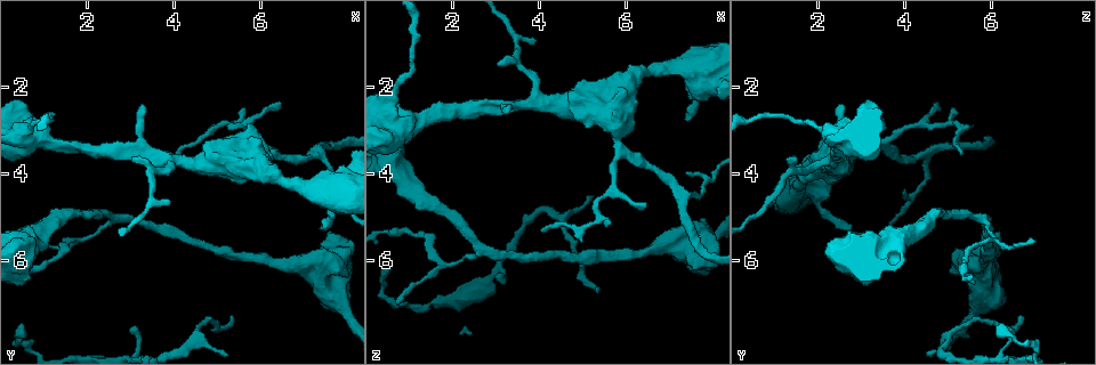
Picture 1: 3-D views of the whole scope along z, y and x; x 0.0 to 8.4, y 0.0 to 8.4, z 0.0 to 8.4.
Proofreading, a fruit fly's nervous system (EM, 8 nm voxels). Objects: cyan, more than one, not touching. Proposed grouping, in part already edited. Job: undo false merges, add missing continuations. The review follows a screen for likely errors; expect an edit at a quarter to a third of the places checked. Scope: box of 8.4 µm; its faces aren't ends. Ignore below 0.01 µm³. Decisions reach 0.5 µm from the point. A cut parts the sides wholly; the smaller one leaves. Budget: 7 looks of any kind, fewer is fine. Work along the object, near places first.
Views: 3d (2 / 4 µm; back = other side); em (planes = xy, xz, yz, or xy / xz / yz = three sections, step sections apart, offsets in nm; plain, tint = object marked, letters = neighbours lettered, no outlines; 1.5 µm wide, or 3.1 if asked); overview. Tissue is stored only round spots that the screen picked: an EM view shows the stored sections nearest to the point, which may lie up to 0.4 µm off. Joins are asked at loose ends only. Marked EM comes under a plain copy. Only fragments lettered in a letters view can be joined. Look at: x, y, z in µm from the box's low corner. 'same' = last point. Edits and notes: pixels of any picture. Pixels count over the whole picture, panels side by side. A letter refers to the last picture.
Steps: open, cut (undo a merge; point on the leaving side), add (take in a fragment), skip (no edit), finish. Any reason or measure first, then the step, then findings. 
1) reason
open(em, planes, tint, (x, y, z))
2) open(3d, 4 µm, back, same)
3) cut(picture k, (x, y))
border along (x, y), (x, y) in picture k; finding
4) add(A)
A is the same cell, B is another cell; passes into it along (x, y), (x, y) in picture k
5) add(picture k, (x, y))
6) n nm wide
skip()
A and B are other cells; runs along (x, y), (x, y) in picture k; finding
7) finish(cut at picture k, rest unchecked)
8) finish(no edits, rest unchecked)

a fork
open(3d, 2 µm, (2.70, 5.00, 5.75))

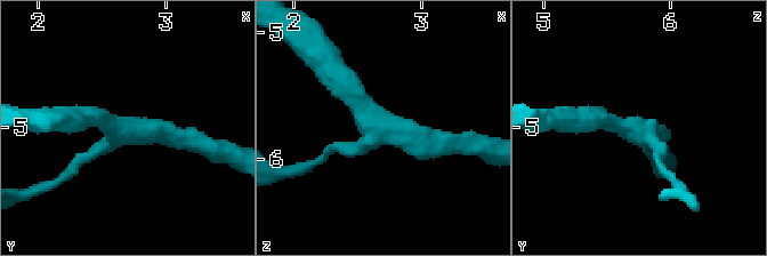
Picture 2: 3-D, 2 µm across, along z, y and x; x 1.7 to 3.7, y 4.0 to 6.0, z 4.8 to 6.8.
open(em, planes, letters, (2.66, 5.02, 5.74))

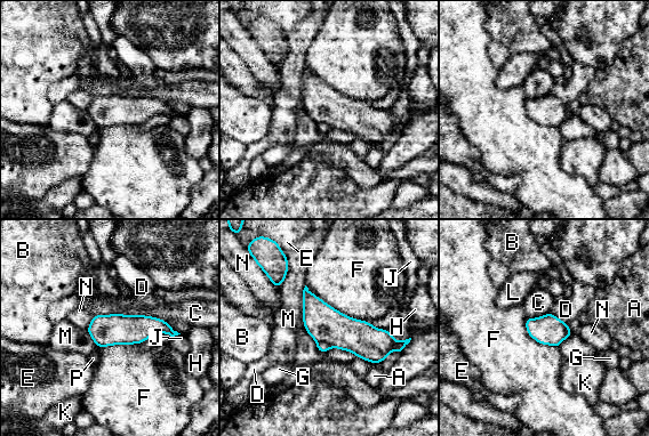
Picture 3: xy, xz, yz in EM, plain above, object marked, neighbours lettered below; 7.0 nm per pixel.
200 nm wide
cut(picture 3, (323, 347))
A, B, C, D, E, F, G, H, J, K, L, M, N and P are other cells; a second neuron is stuck on

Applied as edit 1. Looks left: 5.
open(overview)

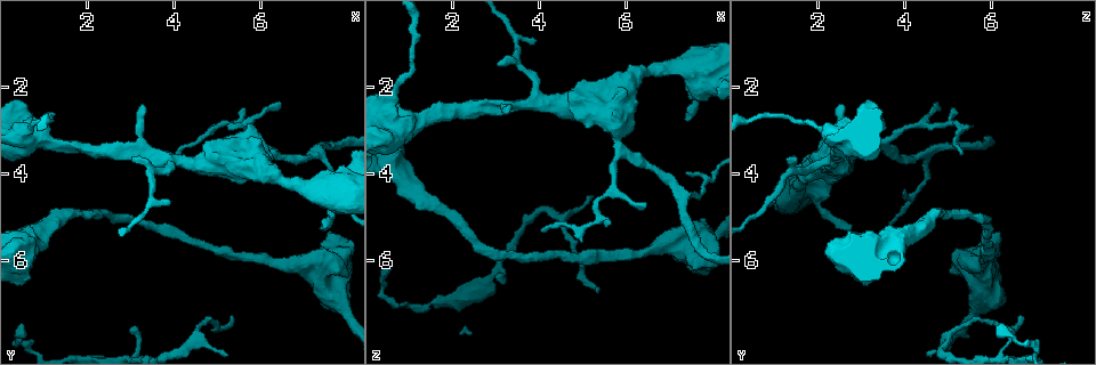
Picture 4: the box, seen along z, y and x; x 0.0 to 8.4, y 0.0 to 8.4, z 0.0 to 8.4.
tapers out
open(3d, 2 µm, (3.25, 2.40, 2.55))

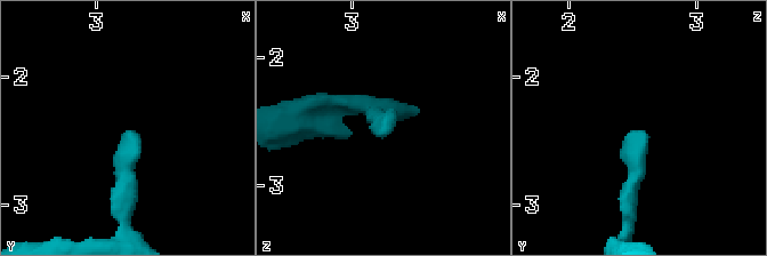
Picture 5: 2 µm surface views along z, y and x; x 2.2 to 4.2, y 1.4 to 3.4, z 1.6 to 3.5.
open(em, xy, step 4, letters, (3.28, 2.40, 2.58))

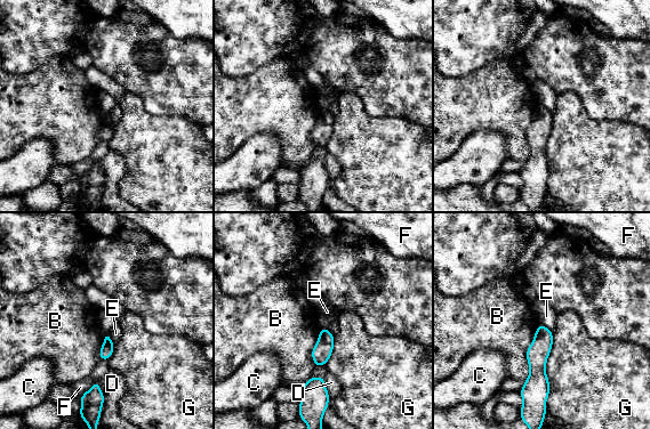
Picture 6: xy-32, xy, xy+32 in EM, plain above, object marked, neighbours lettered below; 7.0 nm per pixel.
open(em, xz, step 8, letters, same)

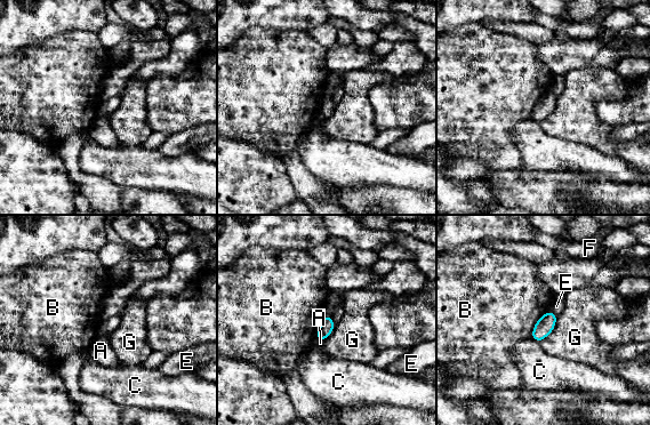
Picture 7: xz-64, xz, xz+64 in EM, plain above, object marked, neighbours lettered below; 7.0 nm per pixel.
skip()
A, B, C, E, F and G are other cells; border along (330, 317), (335, 325) in picture 7; no lettered fragment goes on from it

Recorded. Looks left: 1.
branch point
open(em, planes, letters, (5.90, 3.35, 3.45))

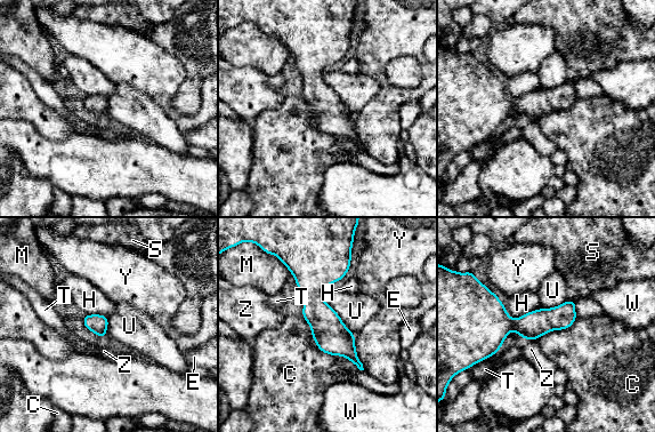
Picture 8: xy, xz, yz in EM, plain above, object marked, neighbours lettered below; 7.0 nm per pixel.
skip()
C, E, H, M, S, T, U, W, Y and Z are other cells; runs along (322, 258), (316, 312), (356, 361) in picture 8; continuous, no second neuron

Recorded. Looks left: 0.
finish(cut at picture 3, rest unchecked)

